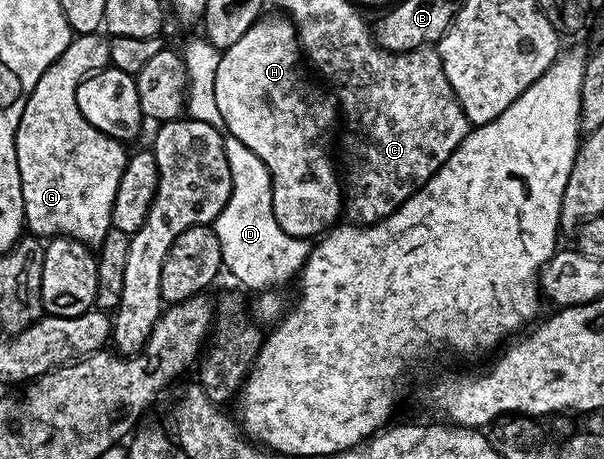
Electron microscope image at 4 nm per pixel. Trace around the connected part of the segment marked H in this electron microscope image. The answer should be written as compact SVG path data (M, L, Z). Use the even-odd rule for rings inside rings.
M267 17L257 19L254 26L246 29L246 33L242 33L242 37L238 37L238 41L234 41L234 45L221 50L218 73L214 77L214 101L218 101L218 113L222 113L223 130L234 136L238 141L242 141L242 145L246 145L246 149L250 149L250 153L254 153L266 165L266 169L272 178L272 208L278 225L282 225L284 232L294 236L295 239L311 240L312 235L316 235L315 237L323 236L339 220L336 218L342 215L342 183L338 178L337 164L336 167L332 164L332 155L328 152L328 142L332 139L332 130L336 127L336 119L338 123L338 104L323 86L320 86L321 88L315 87L304 76L304 71L300 68L302 52L296 37L296 27L287 18L276 18L280 19L267 19Z

